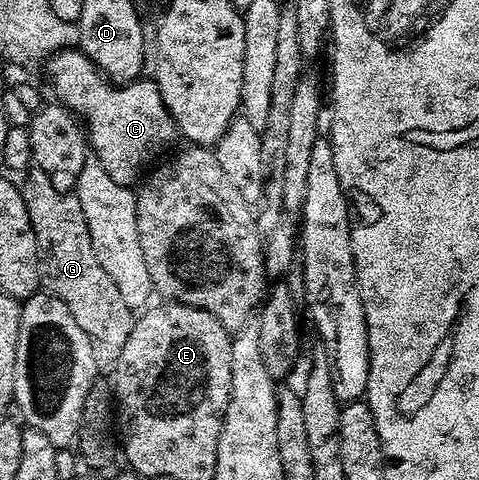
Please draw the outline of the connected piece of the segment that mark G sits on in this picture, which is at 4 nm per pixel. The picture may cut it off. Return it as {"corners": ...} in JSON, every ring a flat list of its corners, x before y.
{"corners":[[37,167,25,170,23,177,26,178,20,181,20,188,24,207,28,207,32,231,36,231,41,284,60,298,68,311,72,311,76,323,80,323,84,335,88,335,92,343,99,370,113,370,120,359,120,351,124,351,124,343,128,343,128,335,136,320,135,310,124,303,116,283,112,283,108,271,104,271,100,259,96,259,92,235,88,235,88,223,78,194,73,191,61,193,54,186,57,185,55,178]]}

